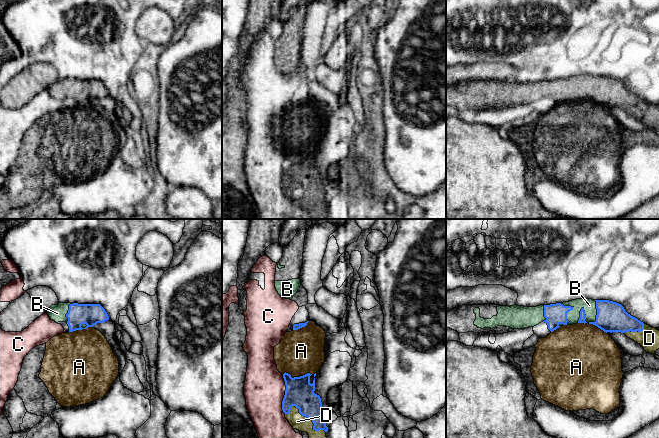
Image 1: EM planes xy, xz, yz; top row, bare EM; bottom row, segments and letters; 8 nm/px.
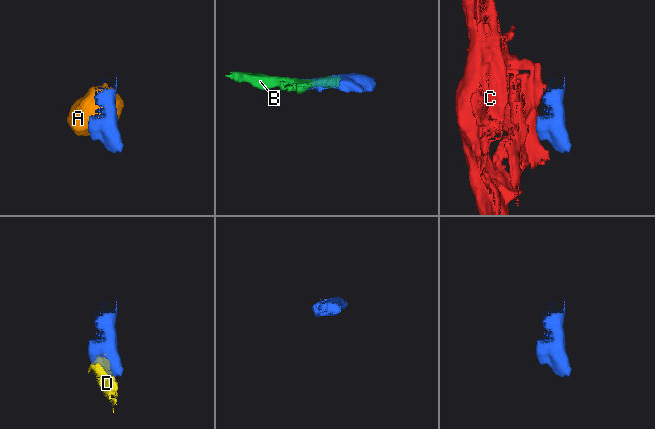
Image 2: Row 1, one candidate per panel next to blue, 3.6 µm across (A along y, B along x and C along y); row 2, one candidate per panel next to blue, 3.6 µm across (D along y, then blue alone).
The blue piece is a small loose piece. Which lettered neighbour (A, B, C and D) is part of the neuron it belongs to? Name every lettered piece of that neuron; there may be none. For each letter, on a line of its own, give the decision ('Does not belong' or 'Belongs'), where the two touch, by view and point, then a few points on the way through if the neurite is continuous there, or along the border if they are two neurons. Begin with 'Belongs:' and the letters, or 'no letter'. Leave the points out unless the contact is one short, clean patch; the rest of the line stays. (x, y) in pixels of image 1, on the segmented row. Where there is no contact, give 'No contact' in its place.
Belongs: B, D
A: Does not belong. Touches blue at xz (298, 377)
B: Belongs. Touches blue at yz (586, 322)
C: Does not belong. Touches blue at xz (285, 394). Boundary: xz (282, 375), (285, 381), (282, 410), (285, 413)
D: Belongs. Touches blue at xz (306, 416). Path across: xz (299, 392), (299, 401), (306, 416), (297, 421)

